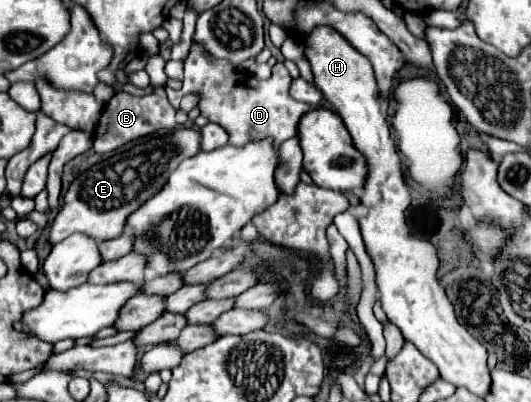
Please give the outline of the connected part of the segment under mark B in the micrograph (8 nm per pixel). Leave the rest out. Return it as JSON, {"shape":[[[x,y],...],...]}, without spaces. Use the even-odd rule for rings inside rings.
{"shape":[[[156,87],[150,95],[144,95],[144,97],[132,97],[128,93],[118,93],[104,105],[100,123],[94,131],[92,147],[96,153],[110,153],[110,151],[122,147],[124,143],[150,135],[154,131],[160,131],[160,129],[170,131],[176,127],[174,115],[176,115],[176,109],[170,105],[164,87]]]}

